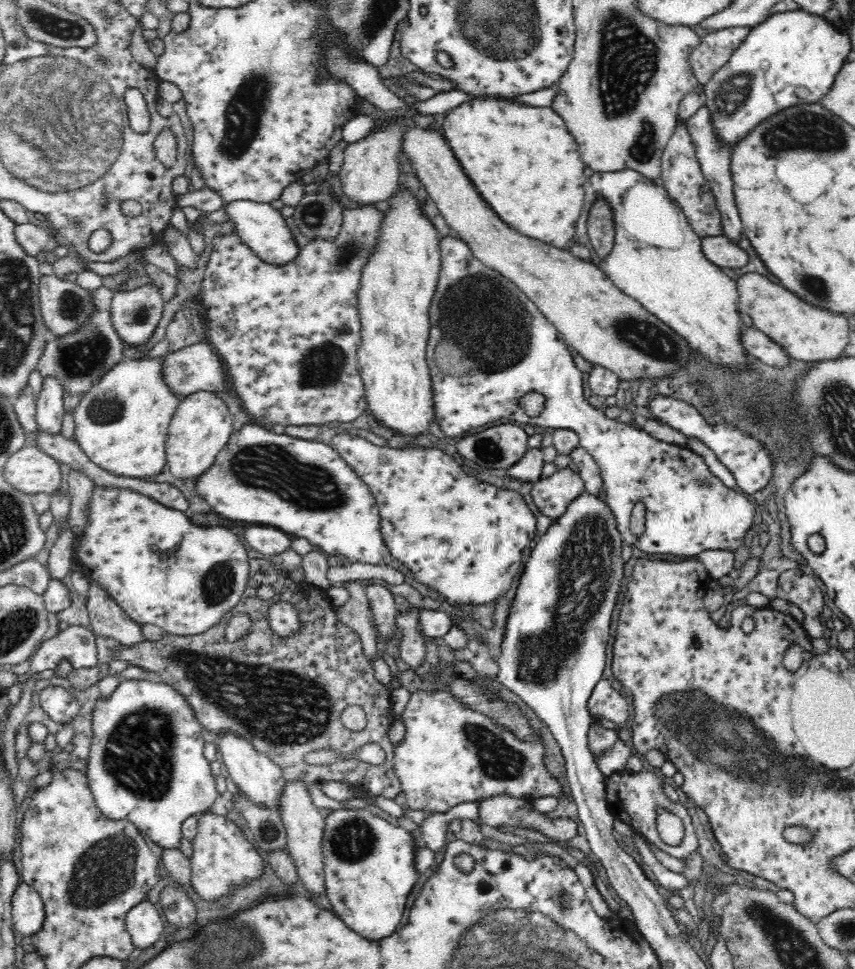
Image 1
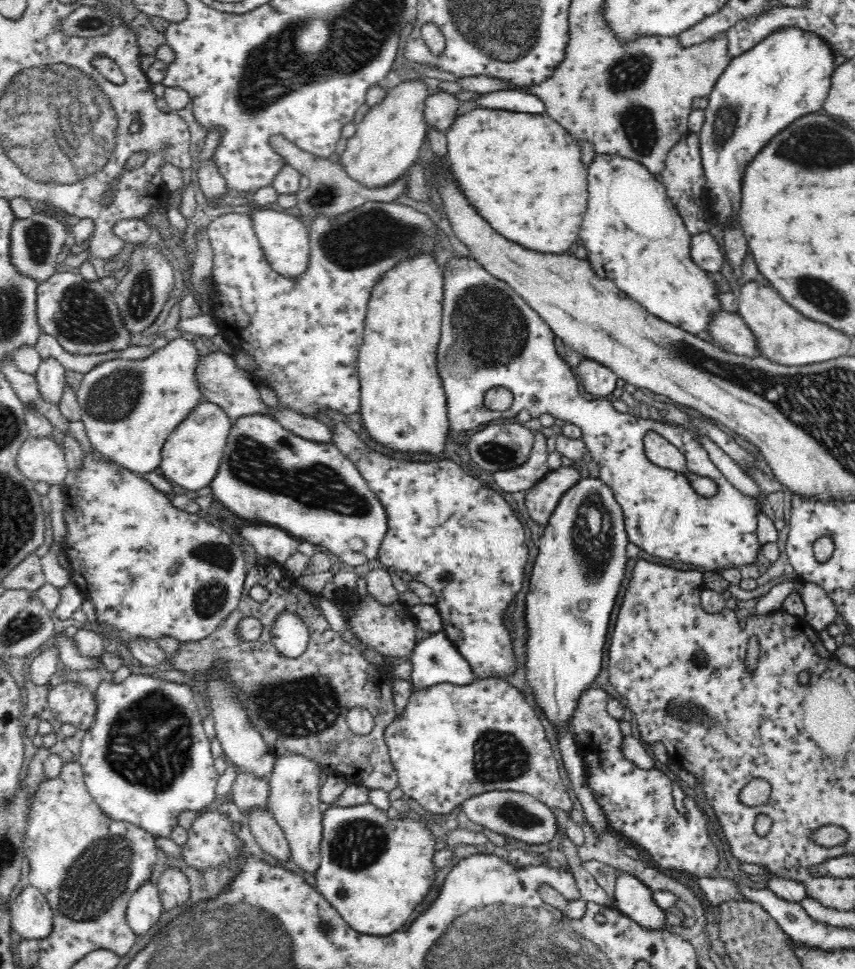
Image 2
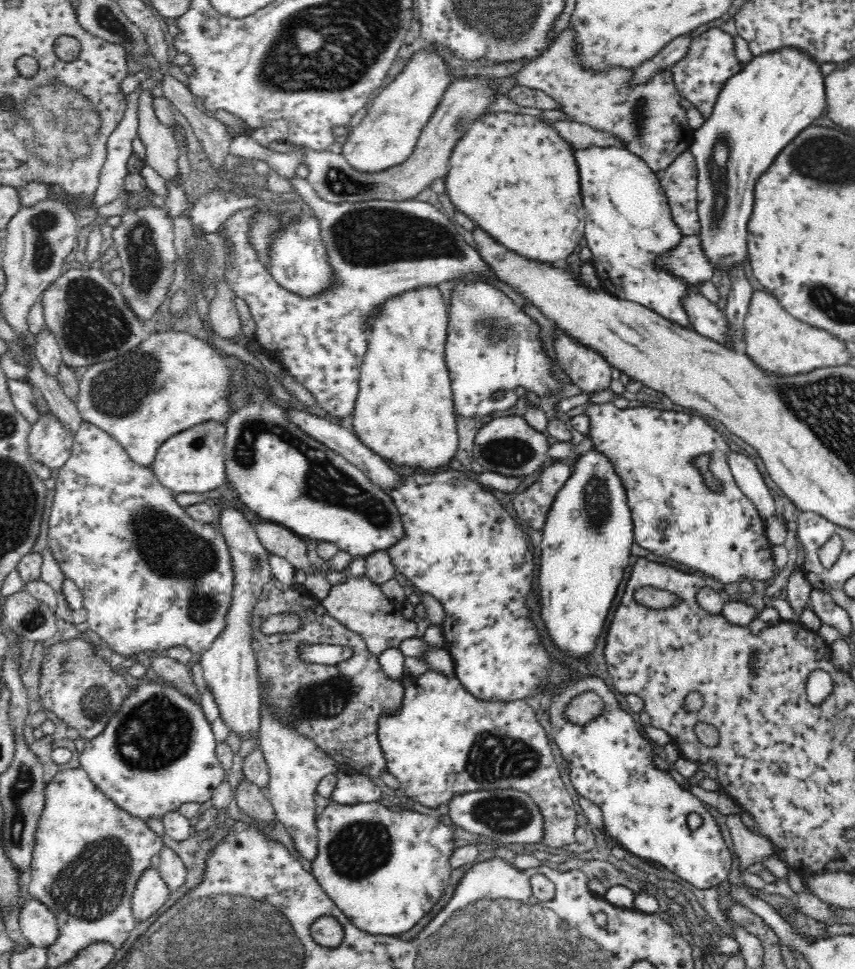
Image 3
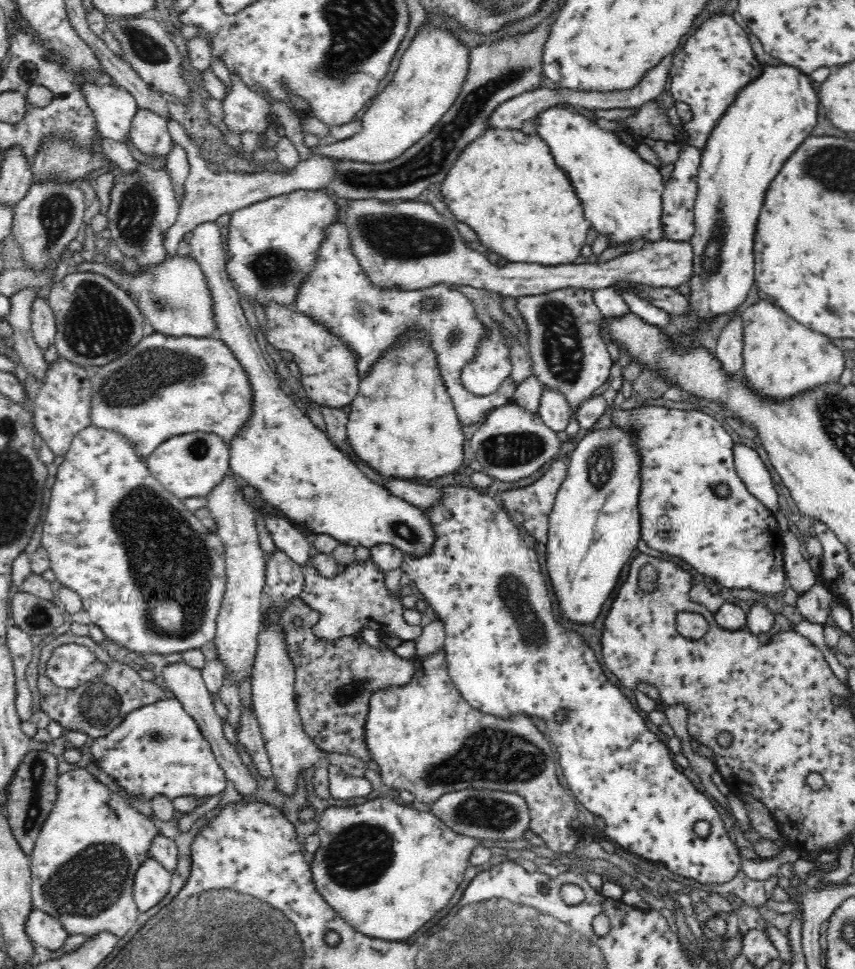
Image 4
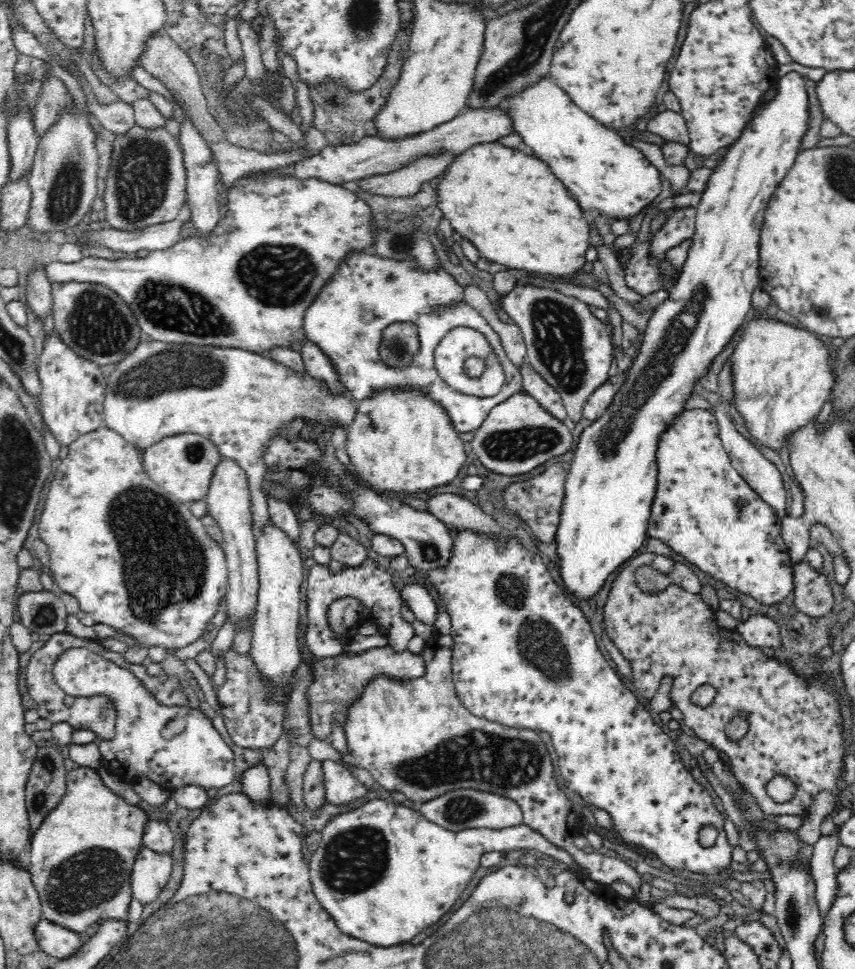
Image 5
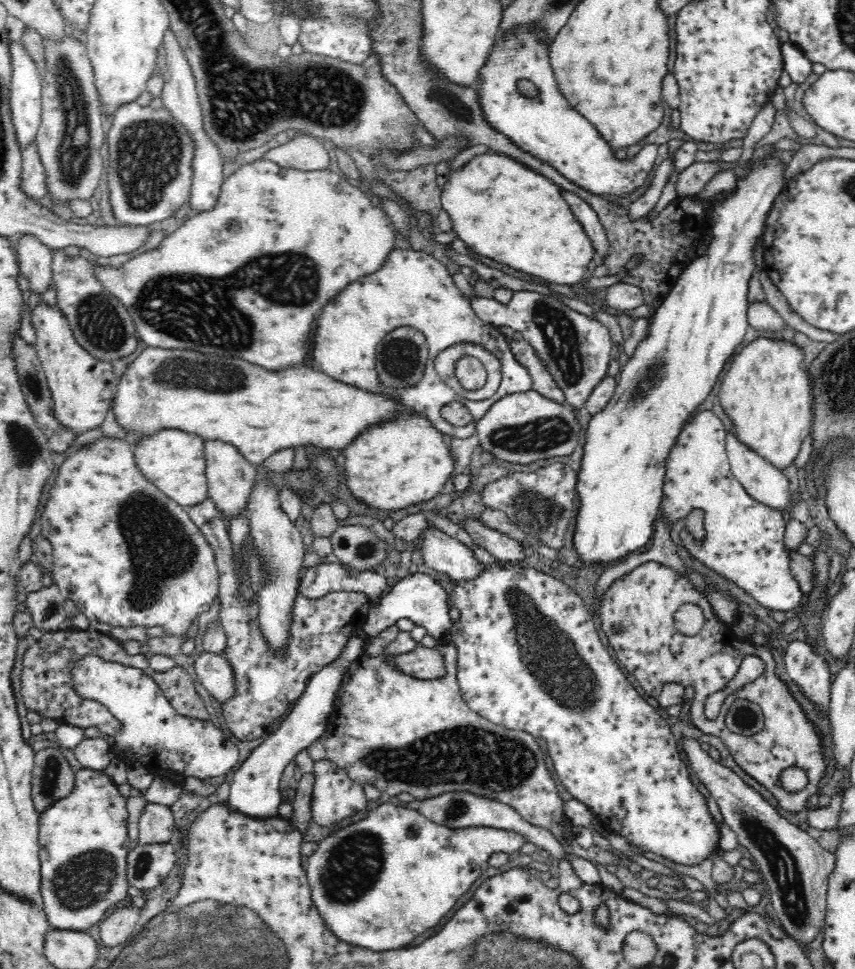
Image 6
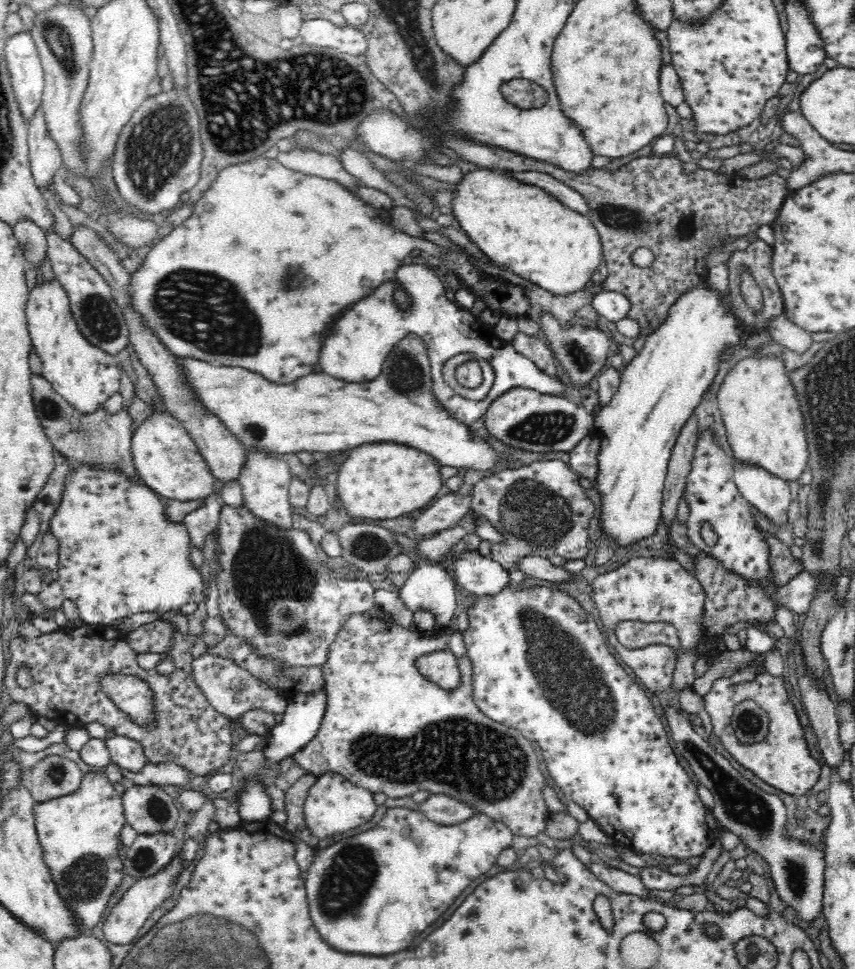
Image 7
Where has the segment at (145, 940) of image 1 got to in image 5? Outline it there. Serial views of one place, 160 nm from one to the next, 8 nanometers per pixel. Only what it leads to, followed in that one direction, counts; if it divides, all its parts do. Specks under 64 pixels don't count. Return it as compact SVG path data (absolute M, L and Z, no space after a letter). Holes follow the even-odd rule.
M142 847L131 873L131 895L142 905L152 902L166 887L172 873L171 852L158 853Z

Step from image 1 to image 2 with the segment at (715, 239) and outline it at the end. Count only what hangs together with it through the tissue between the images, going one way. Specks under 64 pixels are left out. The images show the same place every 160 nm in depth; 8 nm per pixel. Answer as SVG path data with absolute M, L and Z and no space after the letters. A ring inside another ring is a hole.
M709 232L691 235L689 257L700 270L709 274L720 272L722 265L726 262L725 255Z

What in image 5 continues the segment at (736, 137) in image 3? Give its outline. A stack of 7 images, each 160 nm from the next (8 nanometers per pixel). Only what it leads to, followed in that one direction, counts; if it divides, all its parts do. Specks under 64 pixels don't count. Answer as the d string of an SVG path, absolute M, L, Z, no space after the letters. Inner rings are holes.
M790 71L775 84L780 87L778 96L769 104L758 104L740 140L729 146L708 178L700 202L694 208L696 220L692 246L674 284L668 287L668 298L648 317L642 330L640 352L628 370L626 382L606 412L586 426L576 446L564 484L565 504L556 540L558 572L566 590L576 597L592 596L600 590L608 576L634 556L649 538L648 526L658 490L656 456L659 443L674 420L685 412L686 402L692 398L696 384L708 374L716 356L724 352L752 309L751 298L761 280L759 252L765 210L776 188L795 164L800 142L808 130L809 103L804 76Z

